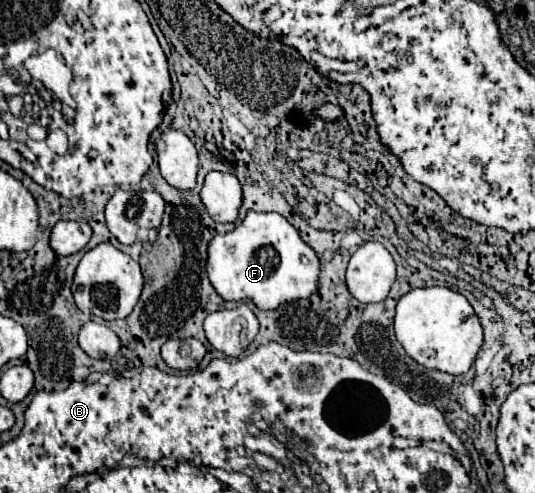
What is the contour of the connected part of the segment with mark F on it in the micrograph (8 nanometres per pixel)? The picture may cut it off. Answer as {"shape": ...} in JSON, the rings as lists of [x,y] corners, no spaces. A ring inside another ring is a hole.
{"shape":[[[248,211],[246,219],[236,225],[234,231],[226,235],[216,235],[212,239],[212,245],[208,247],[208,277],[226,301],[240,301],[250,299],[254,305],[262,311],[278,309],[280,305],[294,303],[298,299],[310,299],[318,291],[318,277],[320,277],[320,259],[316,251],[302,241],[298,231],[280,215],[280,213],[256,213]],[[302,257],[308,259],[308,263],[302,263]]]}

